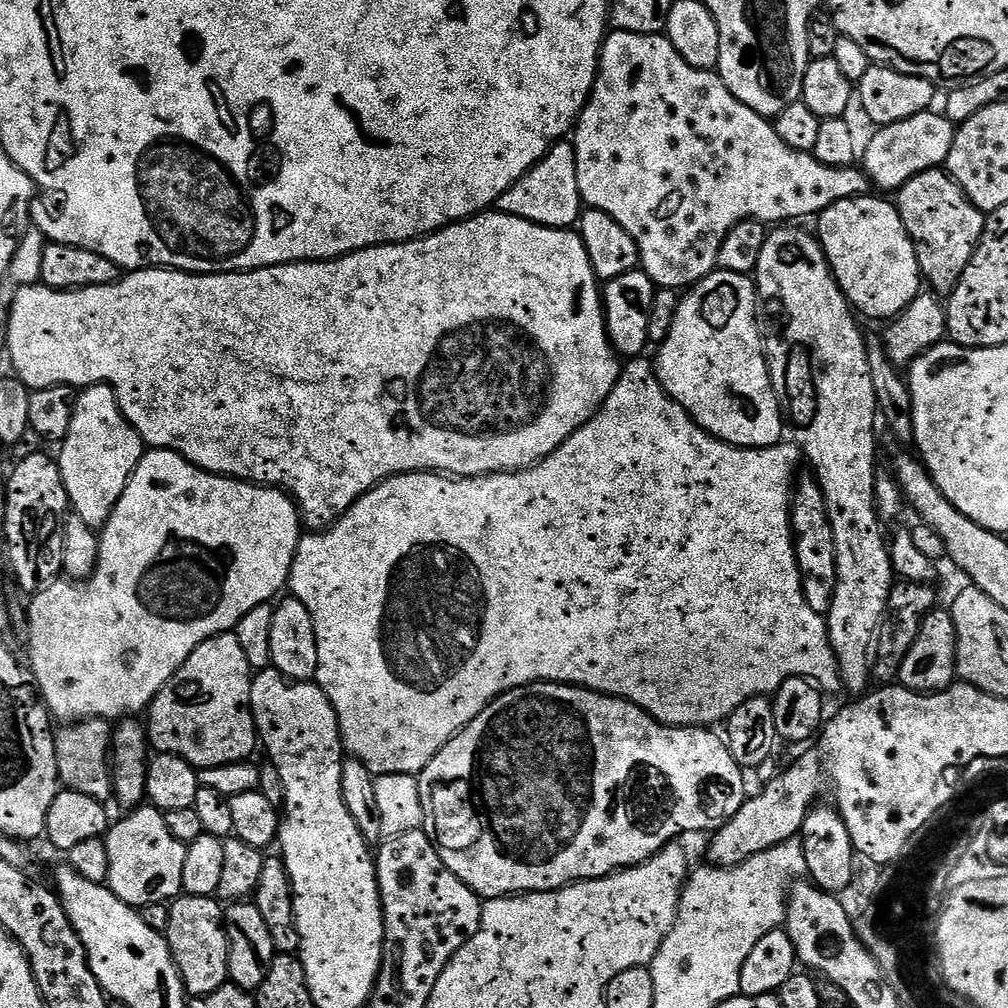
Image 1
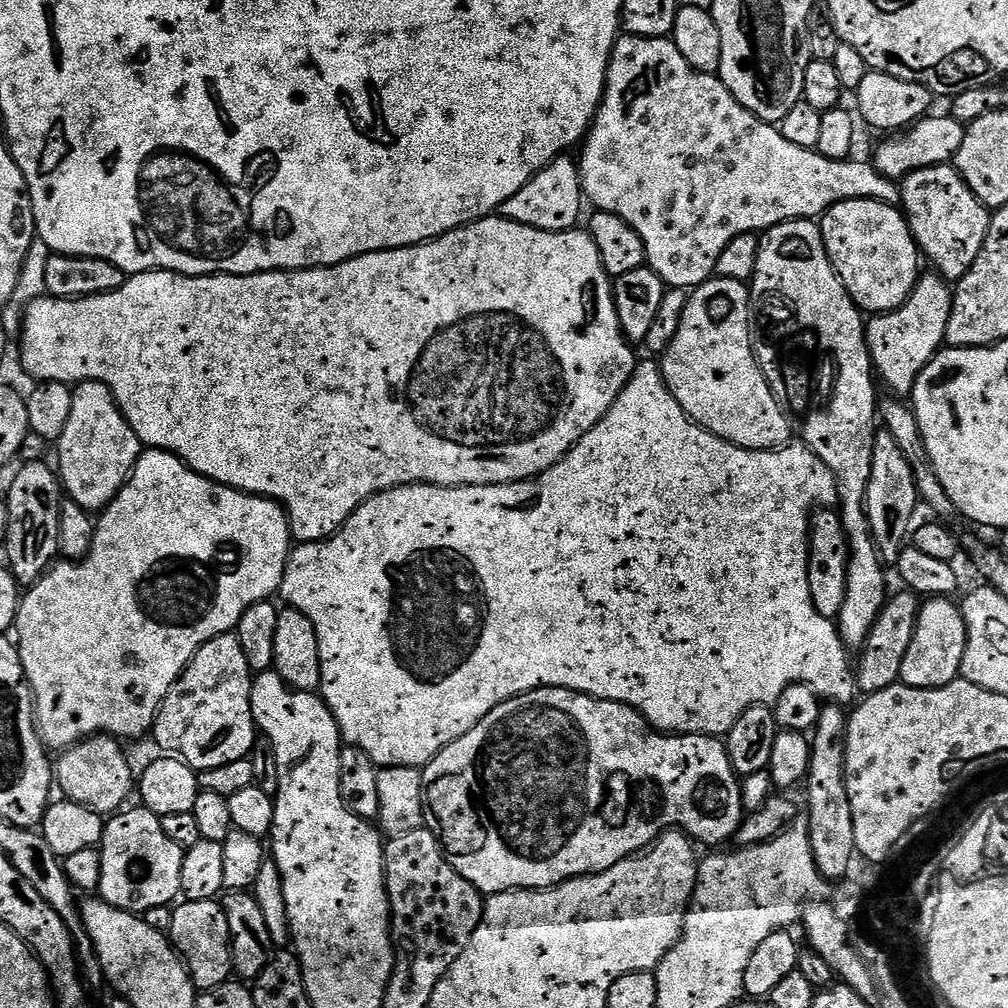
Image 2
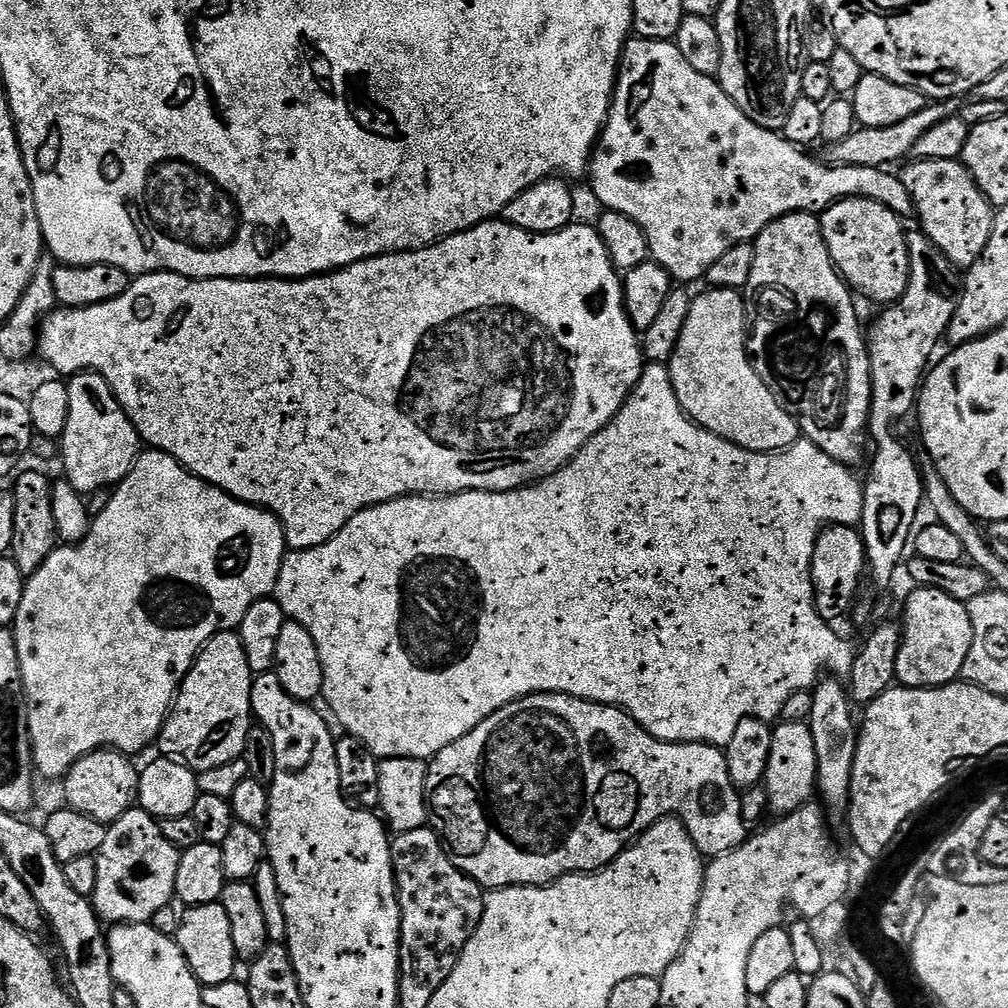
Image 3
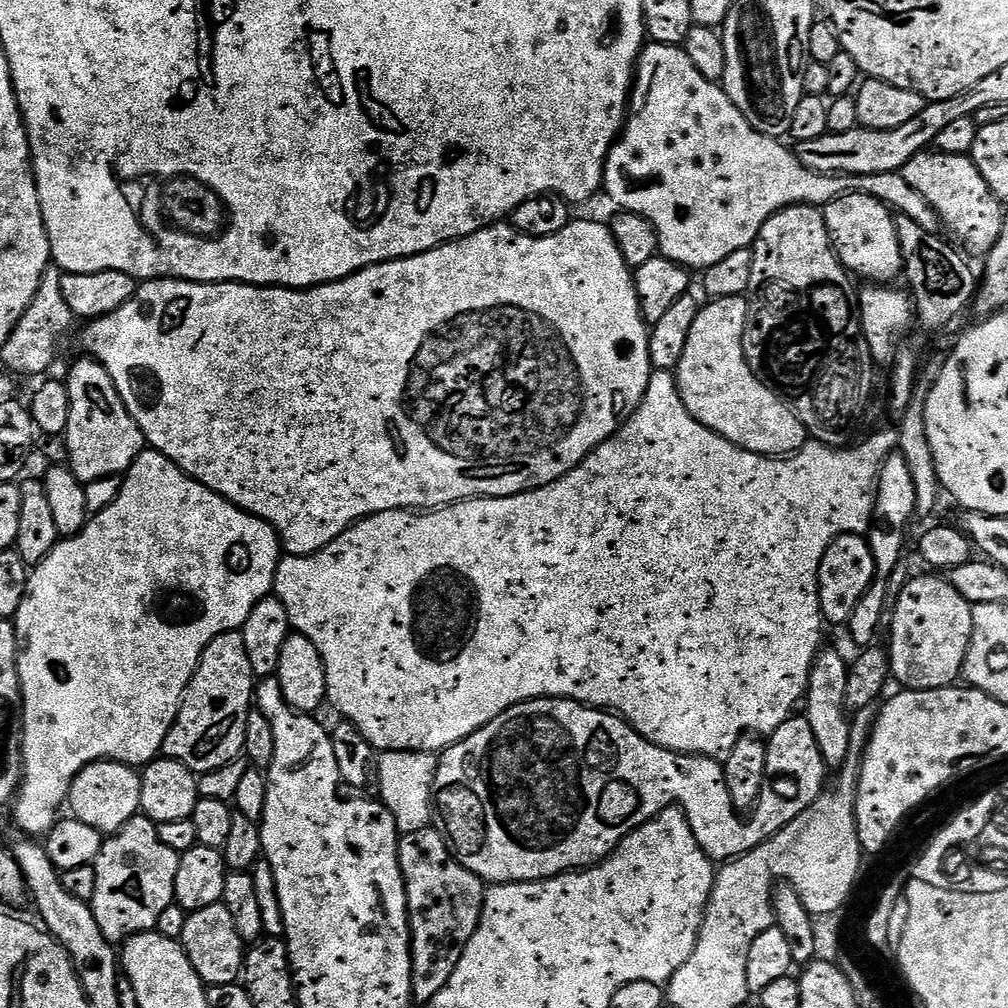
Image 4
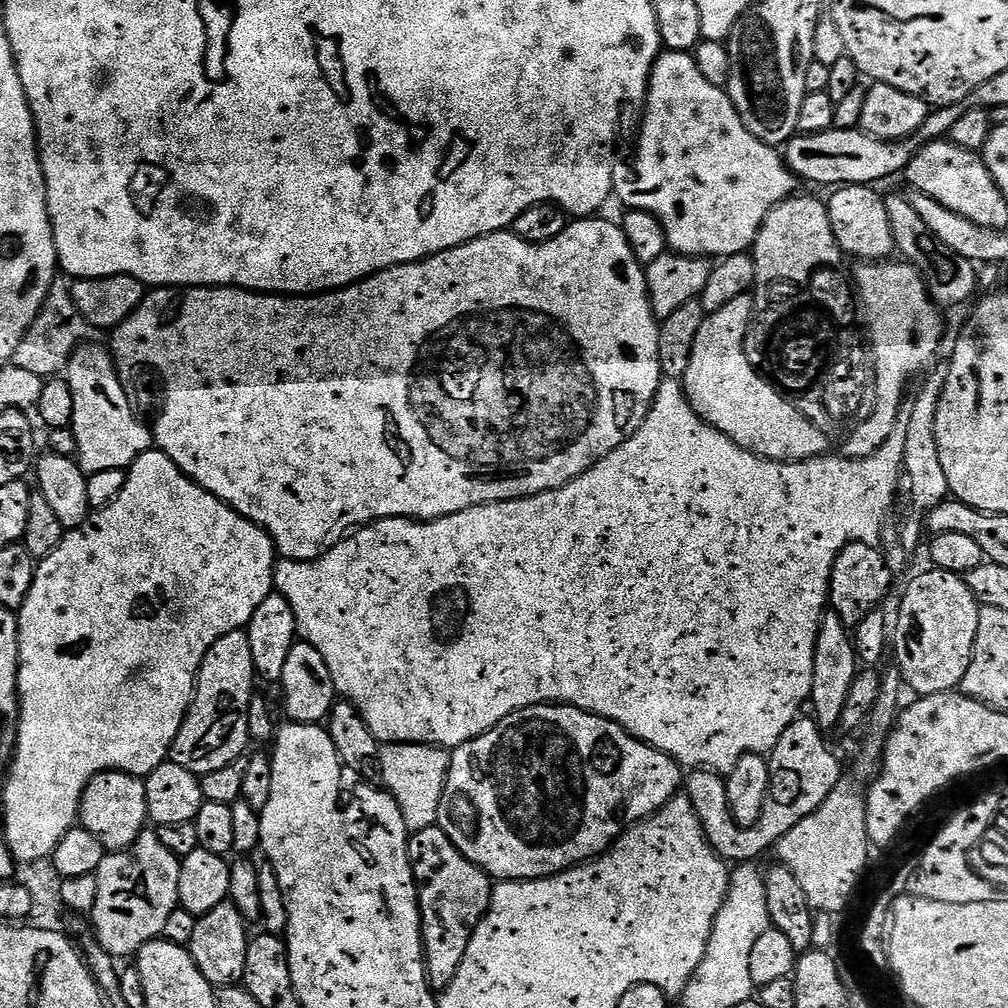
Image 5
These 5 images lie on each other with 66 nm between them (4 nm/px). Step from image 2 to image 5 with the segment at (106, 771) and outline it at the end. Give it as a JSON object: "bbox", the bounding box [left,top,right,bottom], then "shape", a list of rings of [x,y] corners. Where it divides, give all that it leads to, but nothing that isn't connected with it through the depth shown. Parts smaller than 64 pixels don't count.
{"bbox":[79,772,149,852],"shape":[[[103,772],[84,788],[80,798],[79,827],[90,830],[108,852],[123,852],[140,837],[149,823],[146,786],[139,776],[125,772]]]}

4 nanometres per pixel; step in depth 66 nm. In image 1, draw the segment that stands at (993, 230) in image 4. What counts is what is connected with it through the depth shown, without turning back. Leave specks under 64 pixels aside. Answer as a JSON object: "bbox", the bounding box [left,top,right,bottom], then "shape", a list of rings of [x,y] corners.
{"bbox":[894,168,985,297],"shape":[[[931,168],[910,178],[910,182],[903,184],[895,193],[894,203],[896,209],[900,211],[902,226],[906,226],[906,234],[910,234],[916,247],[920,275],[926,281],[927,287],[941,297],[951,296],[958,286],[966,266],[970,266],[970,258],[976,252],[980,239],[984,237],[985,213],[978,211],[968,201],[966,194],[958,186],[958,182],[954,182],[954,178],[940,168]]]}

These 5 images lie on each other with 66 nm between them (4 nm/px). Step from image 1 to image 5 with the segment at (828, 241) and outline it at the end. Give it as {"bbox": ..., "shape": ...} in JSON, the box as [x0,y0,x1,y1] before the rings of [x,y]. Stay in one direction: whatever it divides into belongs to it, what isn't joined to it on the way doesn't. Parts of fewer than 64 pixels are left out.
{"bbox":[827,184,894,262],"shape":[[[846,184],[837,187],[832,197],[827,197],[830,226],[845,257],[860,256],[856,258],[864,262],[880,262],[894,252],[890,219],[881,193],[876,191],[867,184]]]}

